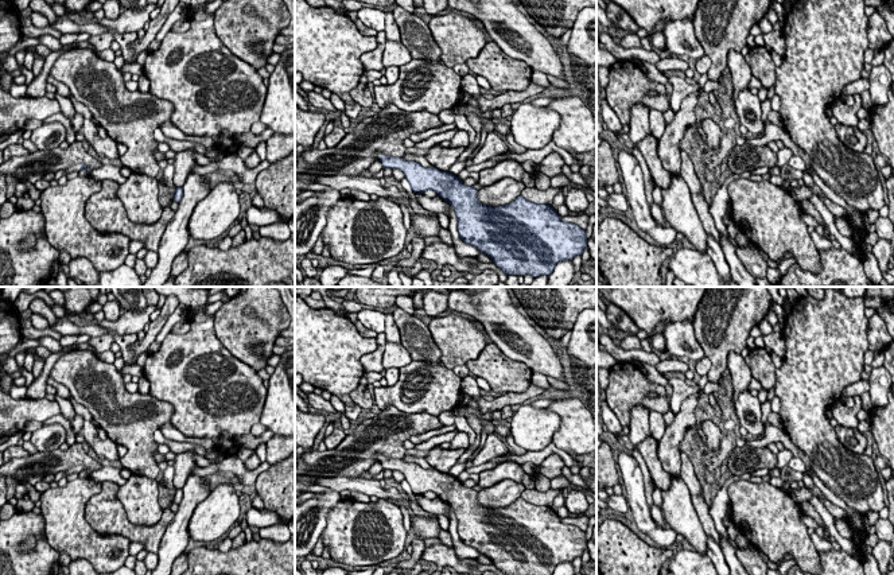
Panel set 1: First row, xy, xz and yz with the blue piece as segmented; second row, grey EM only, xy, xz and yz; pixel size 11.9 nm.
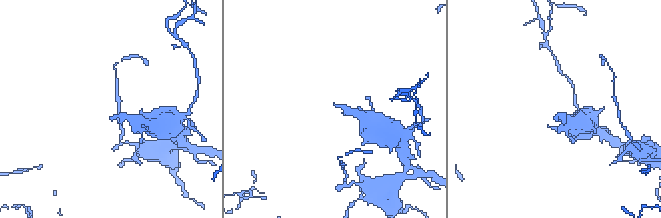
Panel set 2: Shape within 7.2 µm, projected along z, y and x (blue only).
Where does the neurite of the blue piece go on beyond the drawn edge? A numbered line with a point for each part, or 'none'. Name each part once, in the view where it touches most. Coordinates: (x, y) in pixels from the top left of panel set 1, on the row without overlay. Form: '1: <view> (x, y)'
1: xy (63, 481)

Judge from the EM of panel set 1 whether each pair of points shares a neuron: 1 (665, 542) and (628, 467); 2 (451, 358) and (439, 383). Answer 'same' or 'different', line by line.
1: same
2: different

